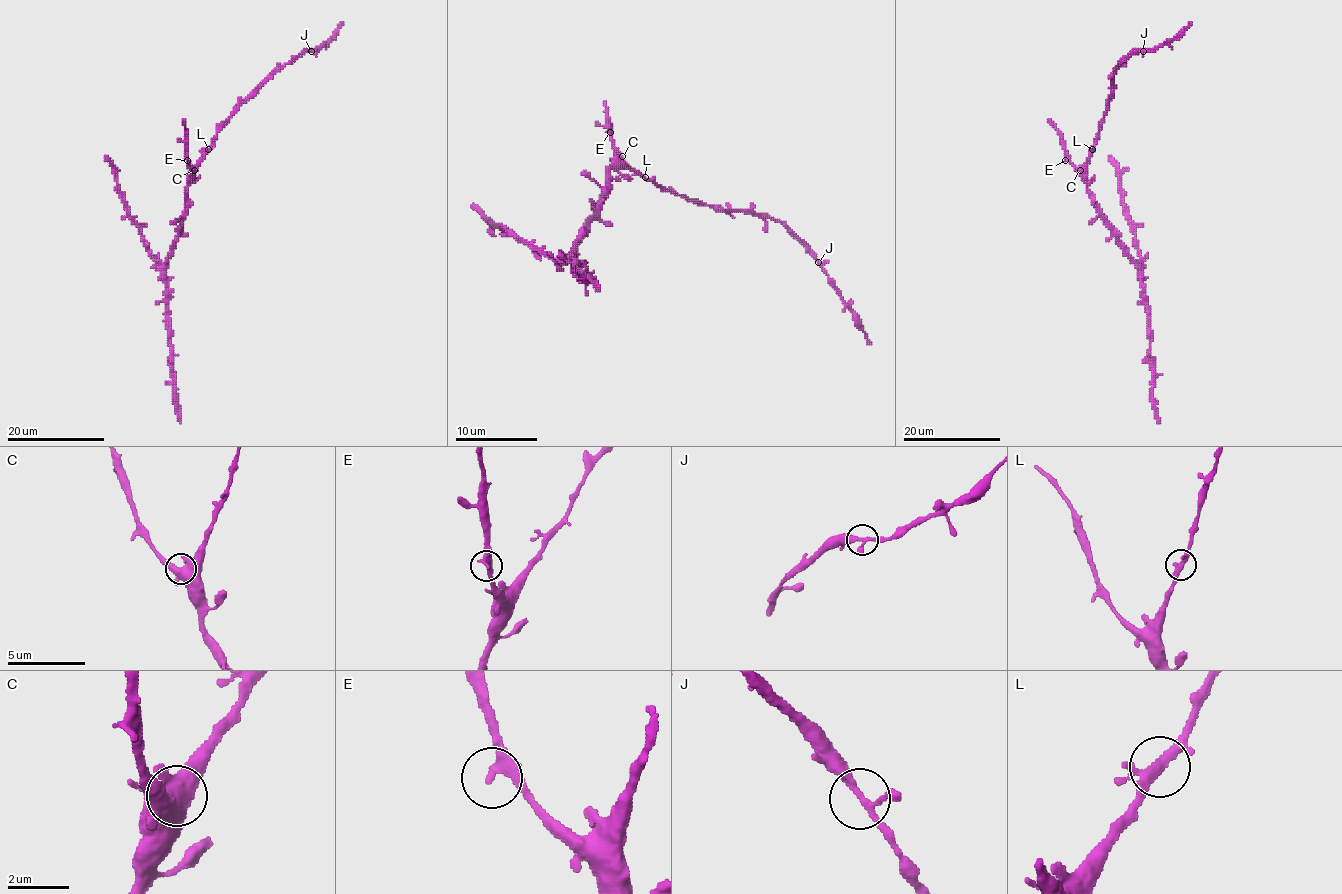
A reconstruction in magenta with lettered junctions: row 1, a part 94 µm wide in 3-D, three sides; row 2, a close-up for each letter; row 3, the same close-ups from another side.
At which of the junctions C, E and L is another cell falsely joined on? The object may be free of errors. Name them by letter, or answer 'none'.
none

